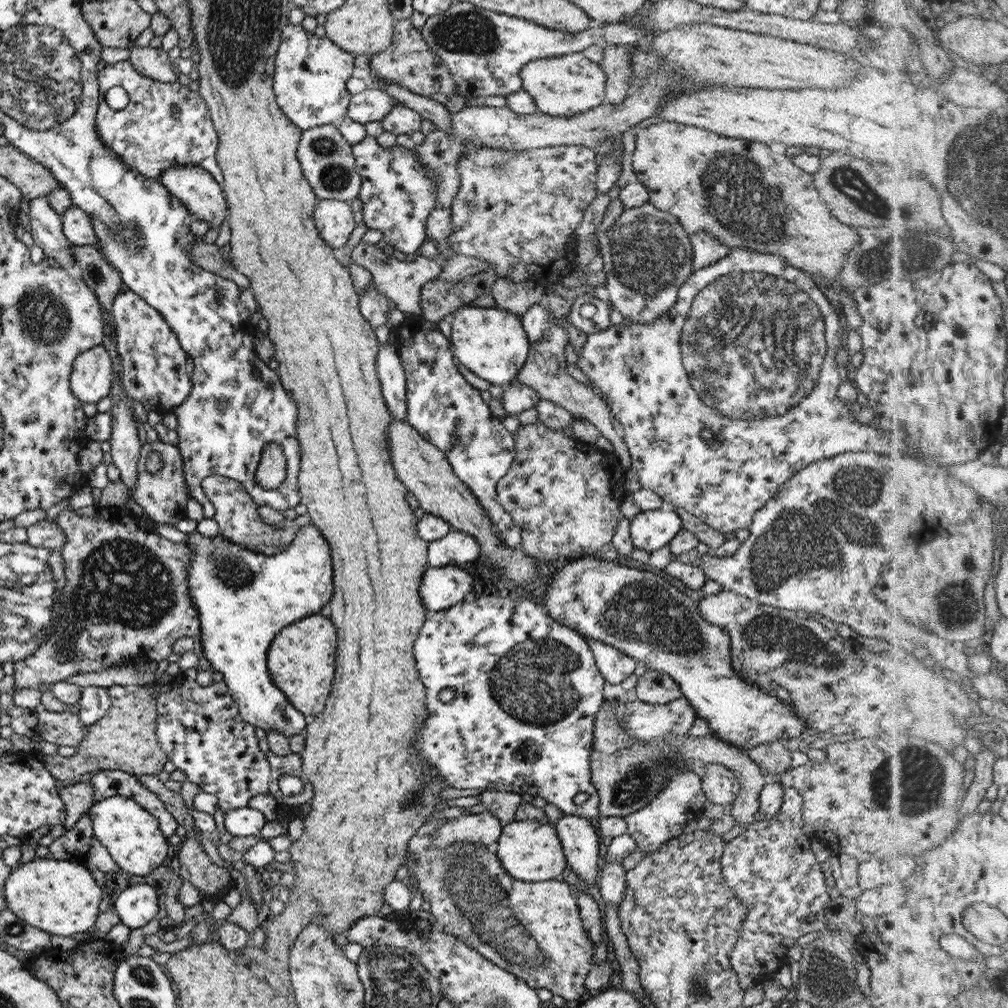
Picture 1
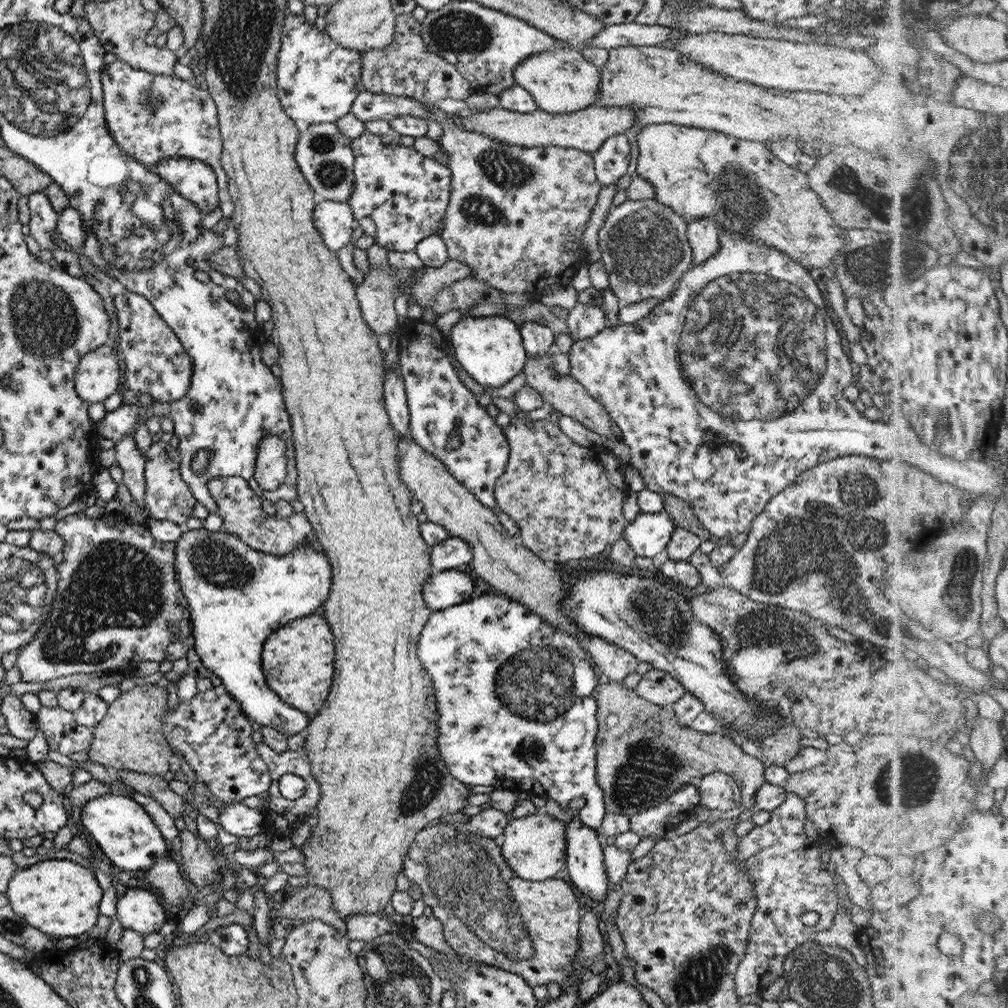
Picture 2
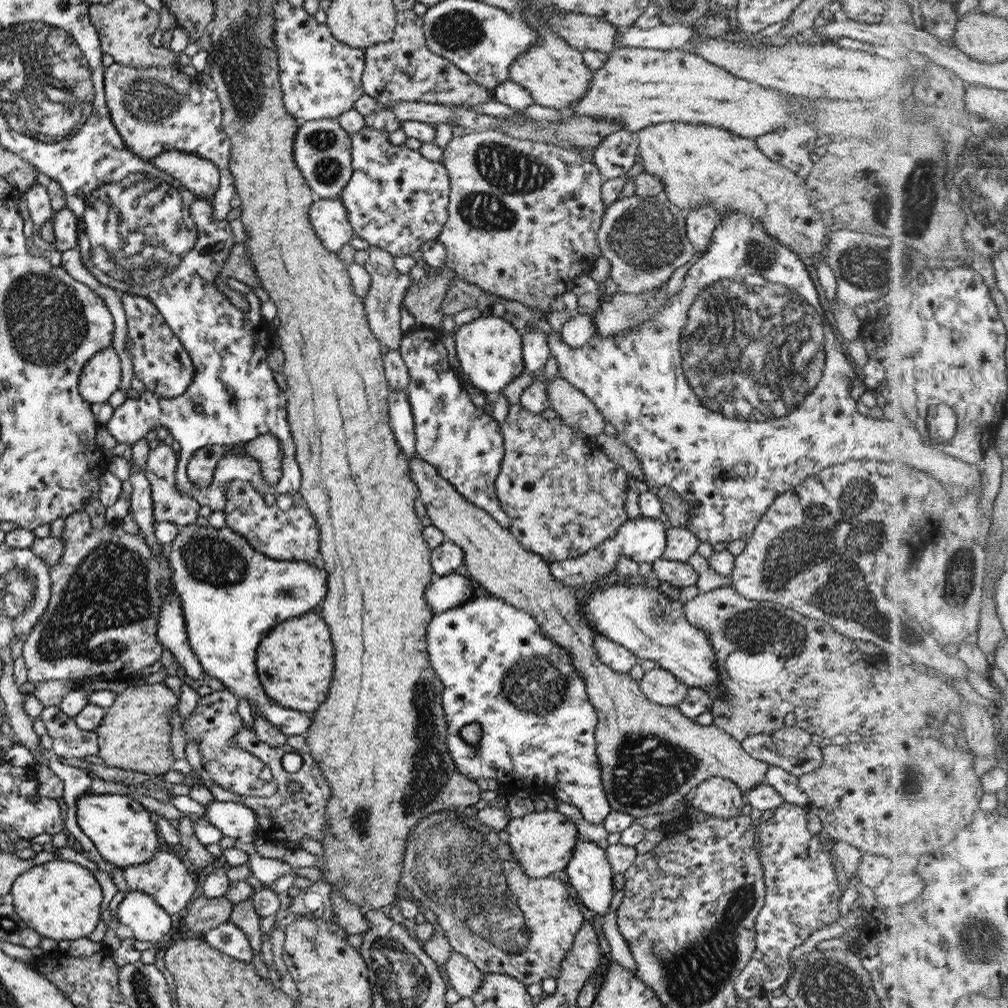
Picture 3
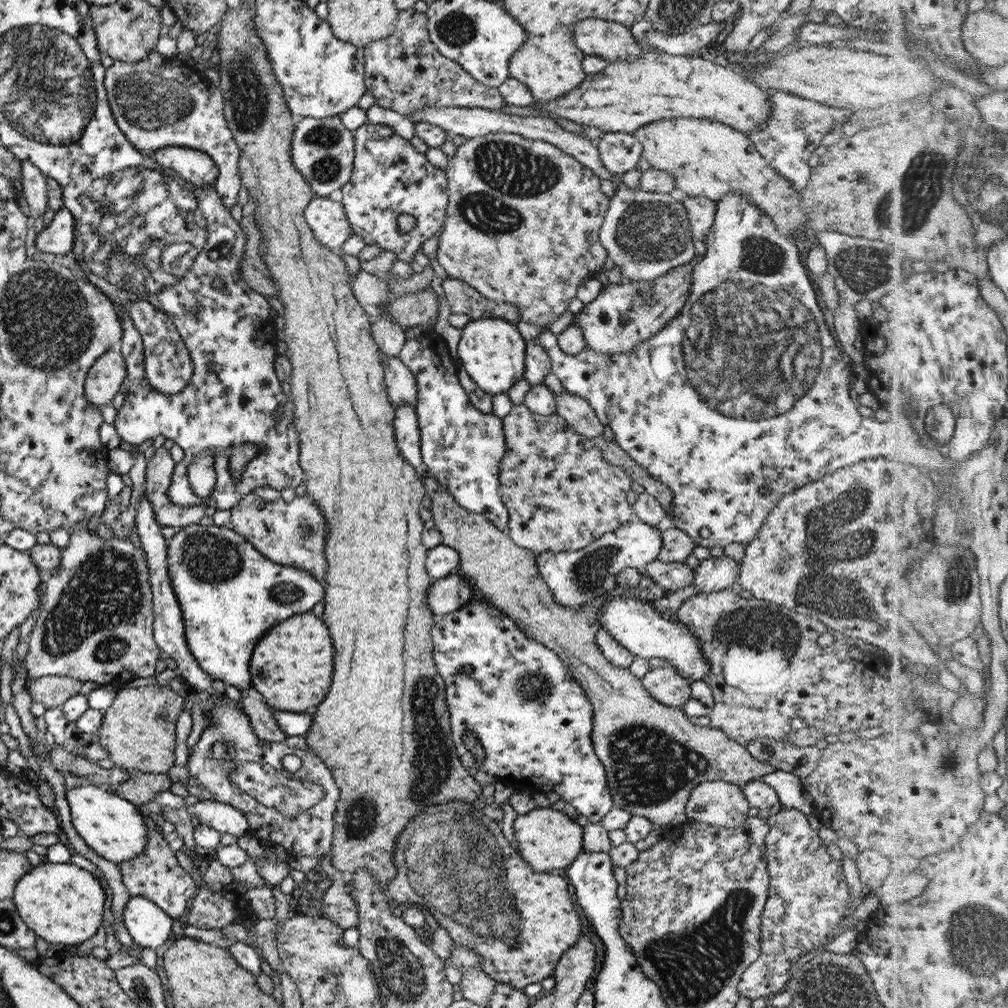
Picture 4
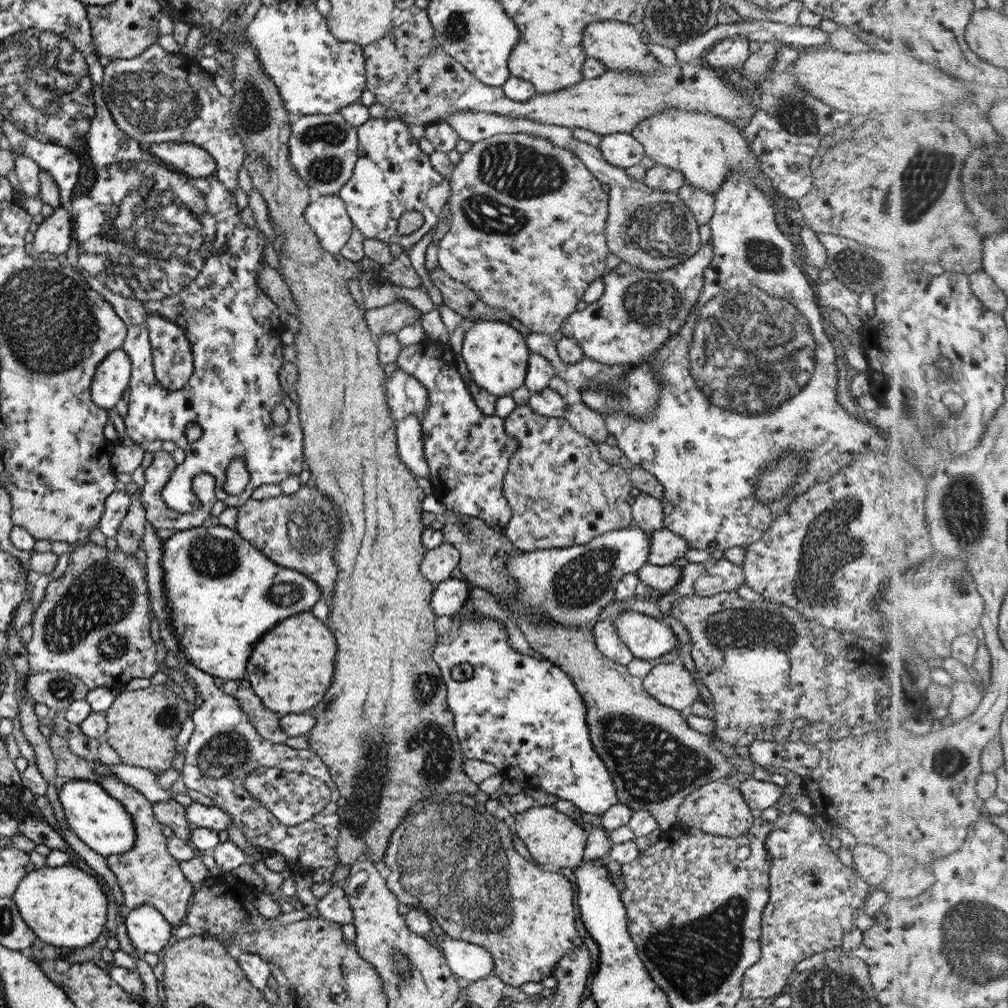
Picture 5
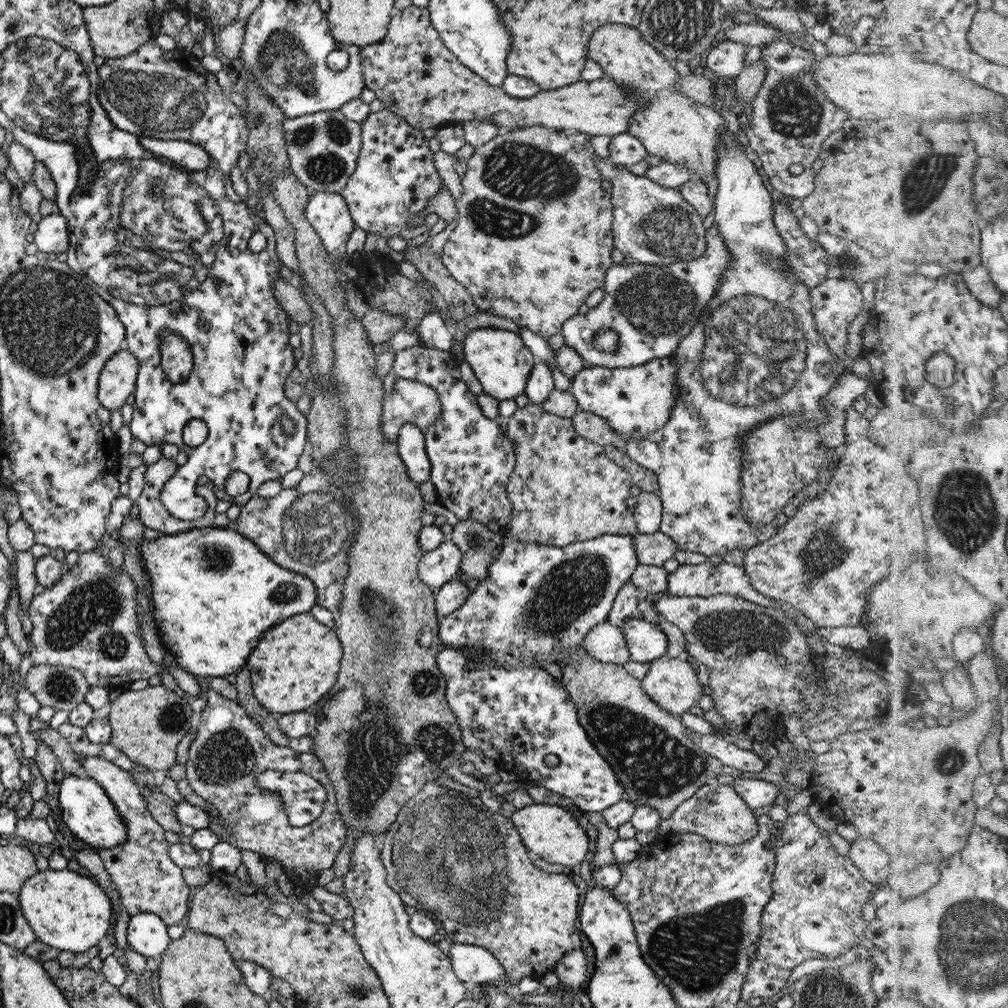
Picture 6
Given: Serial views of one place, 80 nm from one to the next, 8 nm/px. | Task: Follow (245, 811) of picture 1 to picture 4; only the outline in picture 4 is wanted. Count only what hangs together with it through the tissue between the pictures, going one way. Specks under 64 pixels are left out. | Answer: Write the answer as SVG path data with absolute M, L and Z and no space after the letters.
M199 800L195 804L186 806L185 809L191 816L197 818L199 824L221 834L233 834L239 837L245 834L248 827L244 812L219 801Z

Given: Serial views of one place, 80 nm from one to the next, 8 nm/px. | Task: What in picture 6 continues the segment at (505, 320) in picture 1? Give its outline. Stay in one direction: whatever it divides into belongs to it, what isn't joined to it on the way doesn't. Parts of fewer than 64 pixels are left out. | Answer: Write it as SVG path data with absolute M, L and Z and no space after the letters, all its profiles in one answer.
M490 326L477 327L466 333L462 343L463 360L479 381L483 394L501 401L513 400L515 396L524 392L534 358L532 352L523 346L518 333Z

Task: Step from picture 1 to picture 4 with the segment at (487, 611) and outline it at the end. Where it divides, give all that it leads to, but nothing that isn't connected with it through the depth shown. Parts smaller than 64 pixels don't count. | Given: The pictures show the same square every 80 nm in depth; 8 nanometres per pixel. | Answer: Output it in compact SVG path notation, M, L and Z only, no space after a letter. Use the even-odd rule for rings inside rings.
M471 600L469 603L460 607L455 612L449 612L441 618L441 620L434 622L430 630L432 640L432 659L437 671L437 674L444 680L444 703L447 707L449 715L449 726L451 731L452 743L454 744L456 754L459 762L464 766L465 770L472 776L477 770L487 771L492 774L495 780L499 780L506 786L511 787L515 792L555 792L559 796L560 801L580 819L589 823L599 822L605 813L612 807L611 793L607 786L605 771L597 755L593 752L592 738L590 732L592 729L592 708L591 704L587 701L583 689L575 682L575 679L567 672L563 663L542 644L535 642L522 630L522 626L518 626L518 621L513 617L507 616L506 612L502 609L495 608L492 602L489 605L477 603L477 600ZM461 666L471 666L472 671L467 675L459 673ZM465 730L470 730L473 736L478 740L481 748L483 749L483 761L481 767L475 763L473 754L465 747L461 741L461 736Z

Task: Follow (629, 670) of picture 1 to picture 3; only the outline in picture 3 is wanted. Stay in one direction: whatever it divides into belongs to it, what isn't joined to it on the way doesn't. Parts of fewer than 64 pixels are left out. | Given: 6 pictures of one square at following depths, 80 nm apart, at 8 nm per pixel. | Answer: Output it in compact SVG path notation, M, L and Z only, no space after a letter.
M599 633L594 636L592 647L598 659L609 668L612 668L612 671L618 673L627 673L639 661L632 652Z

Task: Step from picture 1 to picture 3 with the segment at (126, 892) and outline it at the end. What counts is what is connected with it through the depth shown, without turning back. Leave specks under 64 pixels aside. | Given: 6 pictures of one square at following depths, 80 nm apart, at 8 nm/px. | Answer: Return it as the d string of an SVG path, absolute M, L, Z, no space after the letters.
M128 890L117 907L117 920L129 928L133 939L157 944L169 935L172 916L147 894Z

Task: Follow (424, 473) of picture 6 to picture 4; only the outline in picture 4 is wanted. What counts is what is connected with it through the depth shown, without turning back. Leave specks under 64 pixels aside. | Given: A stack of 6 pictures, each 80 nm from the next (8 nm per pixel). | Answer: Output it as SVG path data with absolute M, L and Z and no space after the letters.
M411 404L393 407L393 437L399 455L415 469L422 465L419 452L419 428L414 408Z

